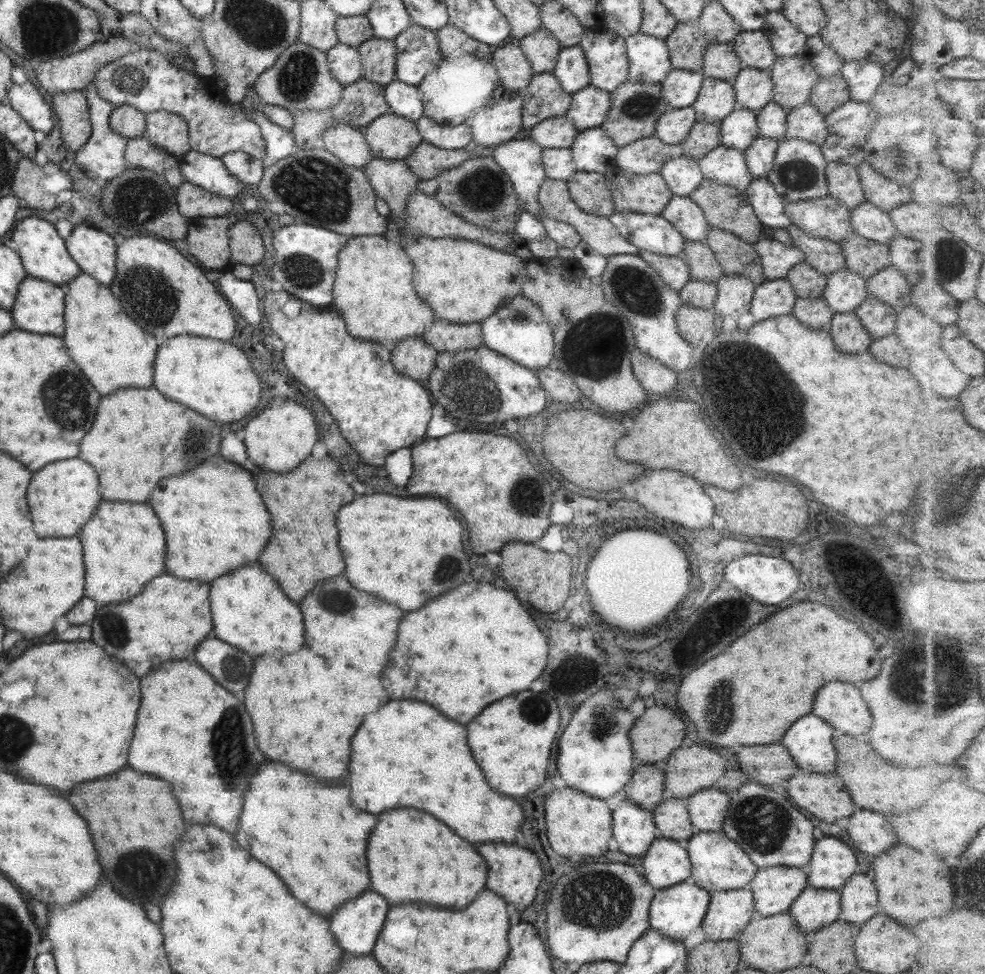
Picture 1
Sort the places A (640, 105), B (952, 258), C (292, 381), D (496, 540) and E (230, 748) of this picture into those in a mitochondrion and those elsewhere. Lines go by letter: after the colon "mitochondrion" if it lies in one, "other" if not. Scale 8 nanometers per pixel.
A: mitochondrion
B: mitochondrion
C: other
D: other
E: mitochondrion

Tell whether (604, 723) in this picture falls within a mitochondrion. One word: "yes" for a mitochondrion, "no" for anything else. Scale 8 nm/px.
yes

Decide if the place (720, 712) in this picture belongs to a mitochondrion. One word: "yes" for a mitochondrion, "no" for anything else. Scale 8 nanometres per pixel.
yes

